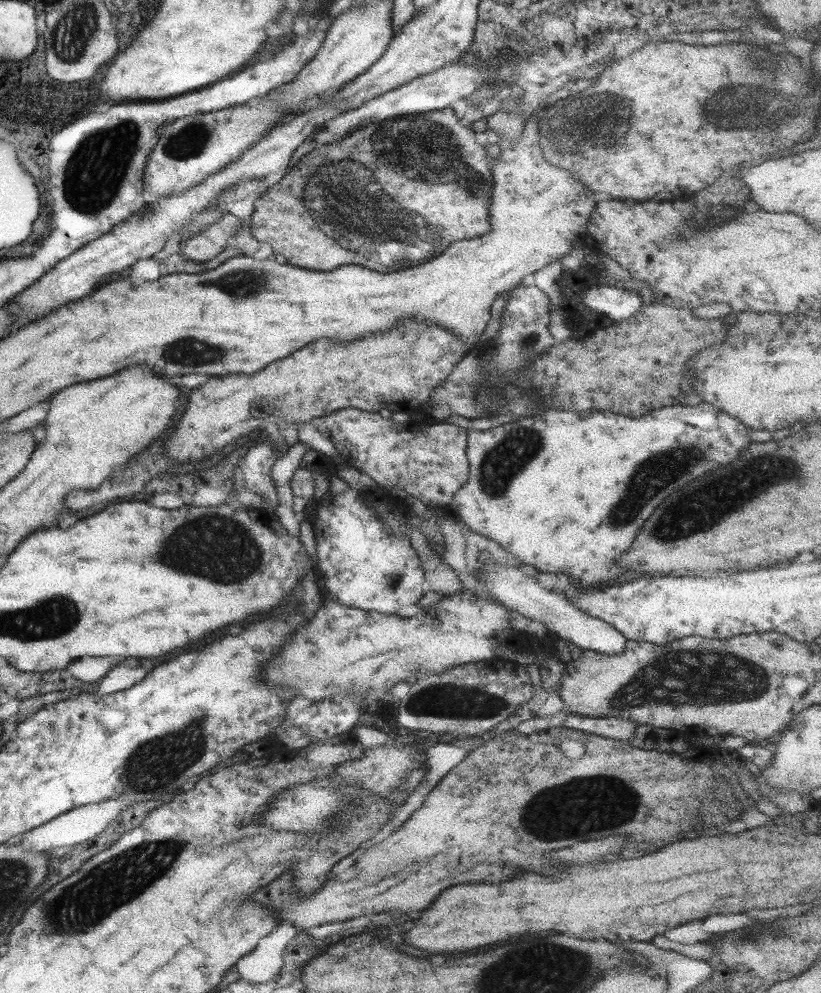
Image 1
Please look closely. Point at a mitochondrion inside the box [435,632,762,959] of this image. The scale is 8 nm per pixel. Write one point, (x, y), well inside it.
(625, 801)

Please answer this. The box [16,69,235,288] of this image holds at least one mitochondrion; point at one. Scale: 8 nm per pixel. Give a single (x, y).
(94, 177)

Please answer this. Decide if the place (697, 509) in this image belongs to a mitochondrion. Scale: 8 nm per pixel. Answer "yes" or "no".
yes

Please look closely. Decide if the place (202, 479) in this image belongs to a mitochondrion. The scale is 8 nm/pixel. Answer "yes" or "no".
no

